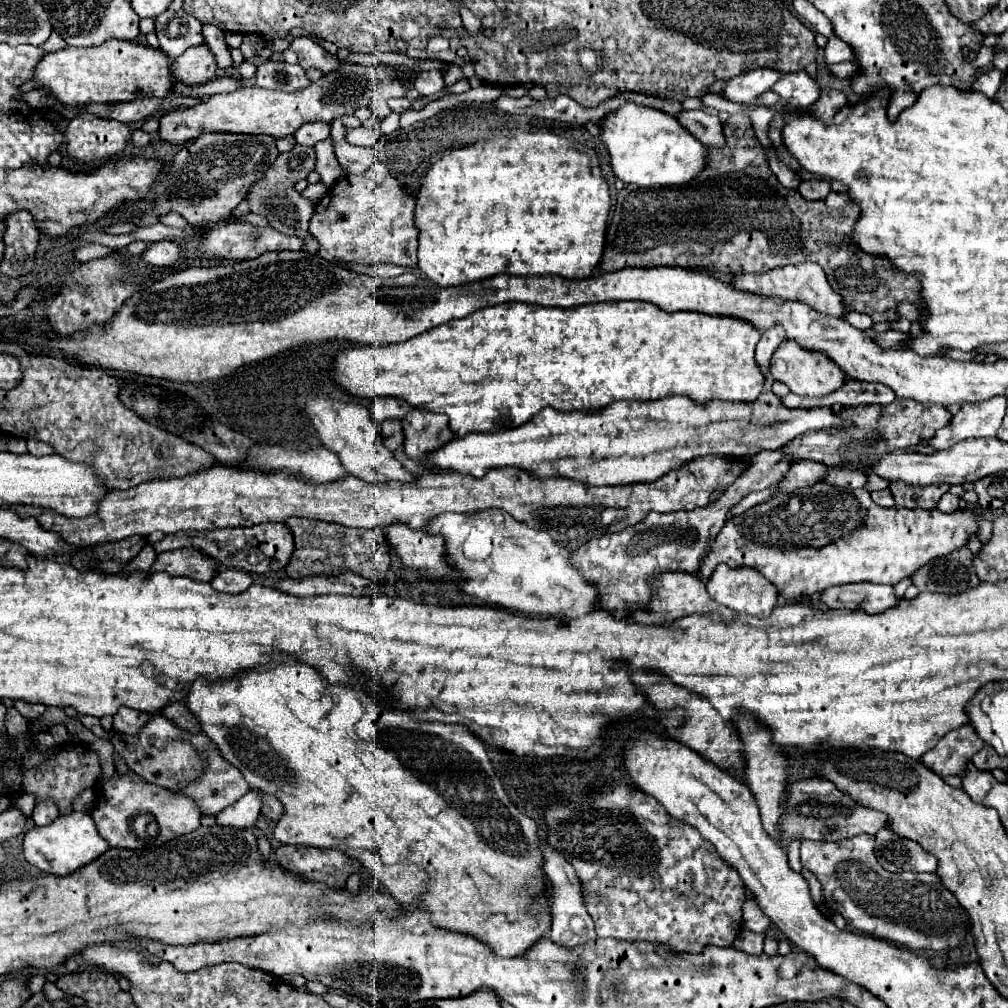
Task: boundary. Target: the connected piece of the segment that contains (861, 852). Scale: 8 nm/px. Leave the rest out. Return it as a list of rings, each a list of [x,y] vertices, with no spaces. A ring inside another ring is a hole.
[[[856,835],[840,843],[802,843],[802,865],[822,883],[824,899],[846,919],[848,929],[908,949],[944,951],[962,943],[970,919],[934,873],[888,873],[874,857],[874,837]]]

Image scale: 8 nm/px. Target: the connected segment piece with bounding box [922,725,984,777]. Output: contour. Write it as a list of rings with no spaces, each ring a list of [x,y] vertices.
[[[966,725],[944,735],[934,749],[922,755],[922,763],[940,777],[962,777],[966,771],[966,761],[970,761],[972,755],[978,753],[982,747],[984,741],[978,737],[974,727]]]

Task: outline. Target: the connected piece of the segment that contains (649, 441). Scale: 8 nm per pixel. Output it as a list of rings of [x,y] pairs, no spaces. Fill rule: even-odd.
[[[764,391],[752,403],[724,403],[724,401],[710,401],[706,405],[698,405],[688,397],[666,397],[658,401],[638,403],[638,401],[616,401],[604,407],[604,411],[572,411],[560,413],[552,407],[542,409],[536,413],[534,419],[528,423],[502,431],[502,433],[488,433],[488,435],[466,435],[464,439],[452,439],[446,447],[434,451],[430,455],[432,465],[440,469],[450,469],[456,473],[468,473],[474,477],[484,477],[488,469],[494,467],[520,467],[536,477],[568,477],[588,485],[630,485],[642,481],[654,481],[668,473],[670,469],[678,469],[694,457],[700,455],[732,455],[736,459],[750,459],[764,449],[780,449],[788,441],[806,431],[818,431],[826,427],[842,427],[842,423],[850,425],[848,421],[840,419],[830,409],[788,409],[780,403],[780,399]]]

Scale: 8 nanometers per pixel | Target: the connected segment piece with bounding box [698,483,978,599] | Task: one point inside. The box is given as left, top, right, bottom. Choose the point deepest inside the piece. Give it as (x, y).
(825, 535)

